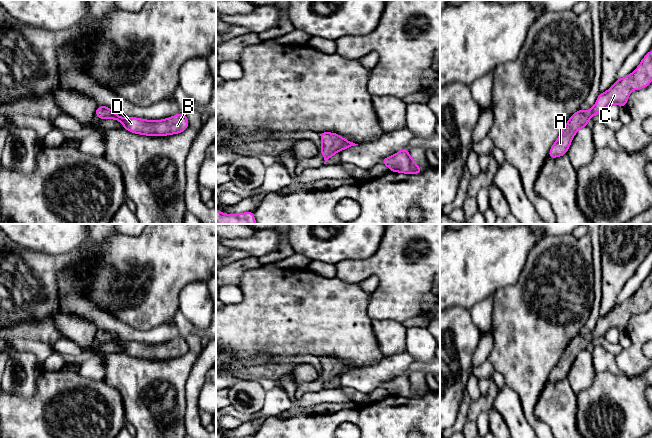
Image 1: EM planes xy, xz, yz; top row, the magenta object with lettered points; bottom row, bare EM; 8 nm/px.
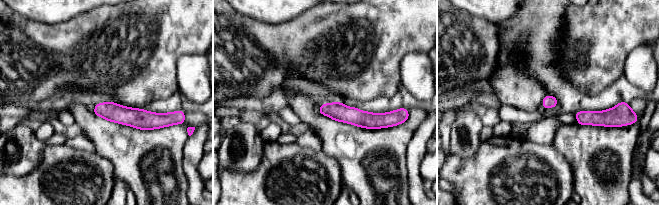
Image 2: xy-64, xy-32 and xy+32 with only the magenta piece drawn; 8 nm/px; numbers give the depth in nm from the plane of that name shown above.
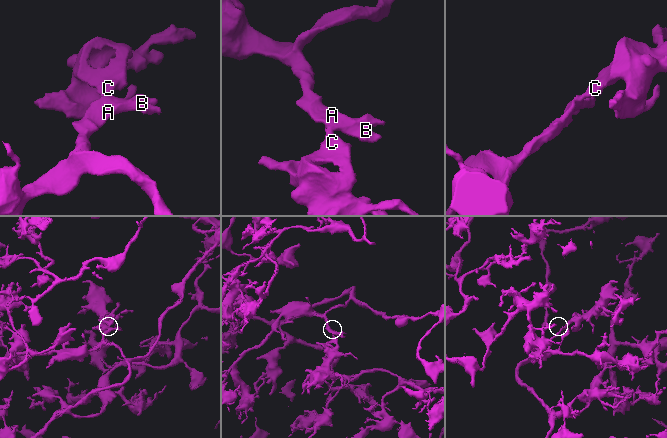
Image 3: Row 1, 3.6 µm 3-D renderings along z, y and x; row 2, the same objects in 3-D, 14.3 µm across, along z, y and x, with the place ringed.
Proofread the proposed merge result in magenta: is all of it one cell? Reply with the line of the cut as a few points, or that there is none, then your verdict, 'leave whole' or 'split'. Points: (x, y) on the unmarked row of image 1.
no cut; leave whole

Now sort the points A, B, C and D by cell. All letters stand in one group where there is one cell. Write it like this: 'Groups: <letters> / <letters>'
Groups: A B C D

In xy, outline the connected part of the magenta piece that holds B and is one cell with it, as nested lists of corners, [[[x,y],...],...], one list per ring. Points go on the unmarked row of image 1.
[[[98,330],[95,339],[101,344],[114,343],[119,345],[124,354],[146,360],[167,360],[185,355],[189,350],[186,339],[178,337],[162,344],[146,344],[137,341],[120,341],[108,330]]]

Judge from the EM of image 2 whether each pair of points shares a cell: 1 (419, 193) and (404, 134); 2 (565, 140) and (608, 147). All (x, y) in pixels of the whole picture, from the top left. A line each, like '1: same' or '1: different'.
1: different
2: same

